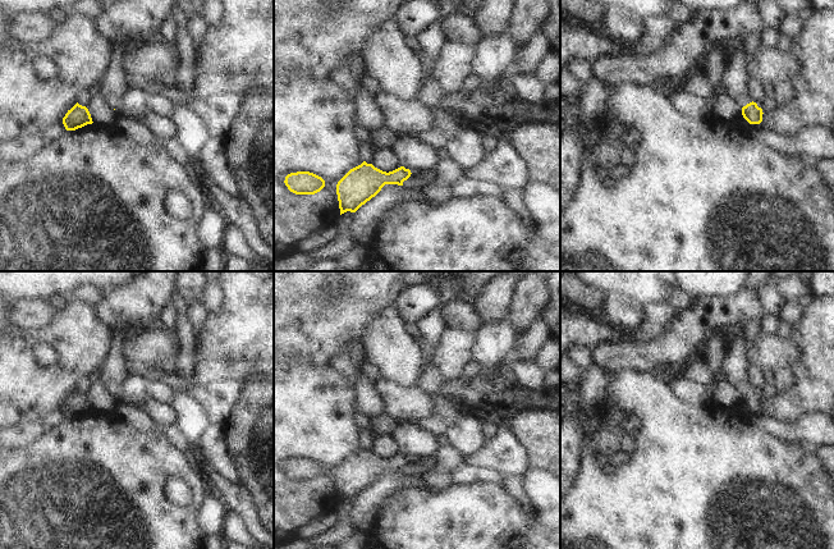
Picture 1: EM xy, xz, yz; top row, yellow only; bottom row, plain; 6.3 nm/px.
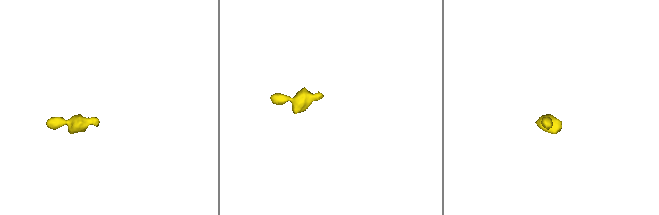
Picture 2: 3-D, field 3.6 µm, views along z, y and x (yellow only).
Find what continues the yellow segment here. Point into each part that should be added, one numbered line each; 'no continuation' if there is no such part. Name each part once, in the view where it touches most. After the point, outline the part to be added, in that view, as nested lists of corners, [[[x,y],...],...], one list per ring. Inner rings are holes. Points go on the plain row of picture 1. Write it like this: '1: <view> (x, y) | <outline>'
1: yz (732, 369) | [[[739,330],[733,349],[718,365],[718,378],[727,385],[736,388],[741,394],[752,389],[752,379],[747,372],[750,365],[747,347],[748,340],[743,330]]]

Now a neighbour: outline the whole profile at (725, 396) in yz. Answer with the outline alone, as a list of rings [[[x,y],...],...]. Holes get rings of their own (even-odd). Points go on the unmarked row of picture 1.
[[[711,334],[704,347],[704,360],[715,375],[715,388],[711,393],[711,402],[720,407],[734,408],[738,401],[742,401],[742,394],[733,386],[727,385],[718,378],[718,365],[727,354],[723,349],[723,340],[715,334]]]

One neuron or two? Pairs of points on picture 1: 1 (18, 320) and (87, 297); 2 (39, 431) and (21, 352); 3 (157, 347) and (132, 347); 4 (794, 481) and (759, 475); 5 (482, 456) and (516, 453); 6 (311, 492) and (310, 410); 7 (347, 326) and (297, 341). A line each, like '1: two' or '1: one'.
1: two
2: two
3: one
4: one
5: one
6: one
7: one

